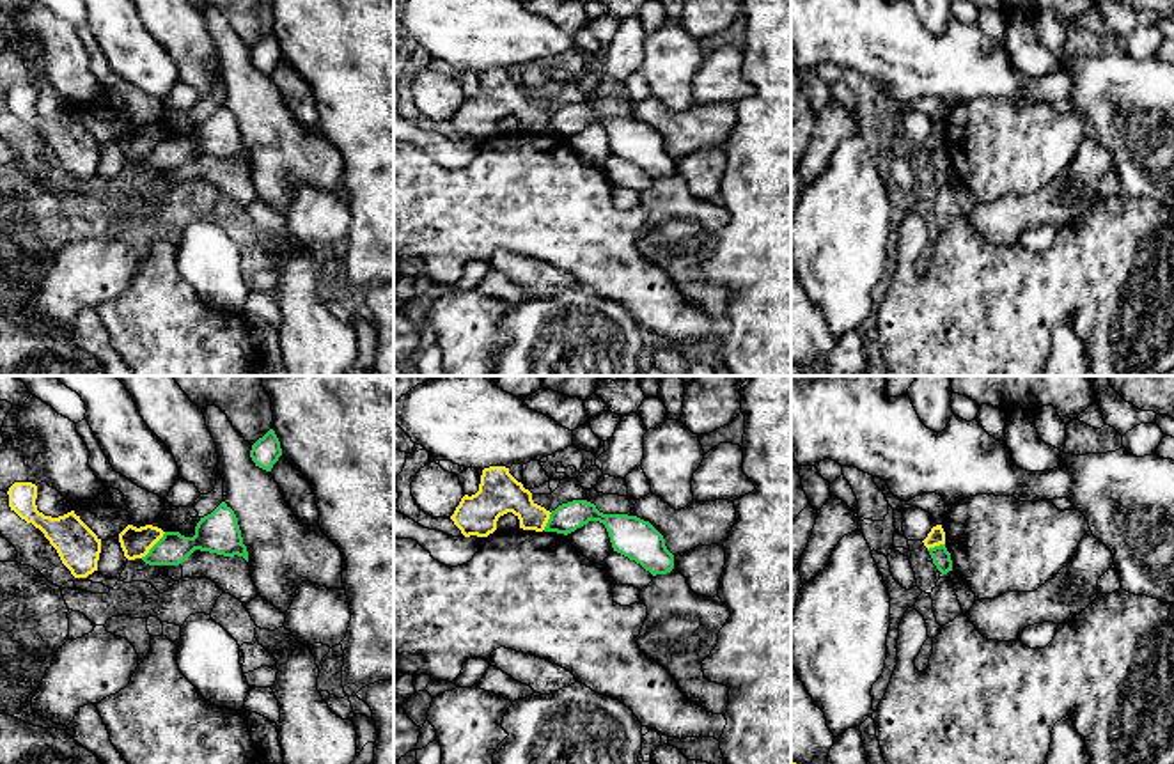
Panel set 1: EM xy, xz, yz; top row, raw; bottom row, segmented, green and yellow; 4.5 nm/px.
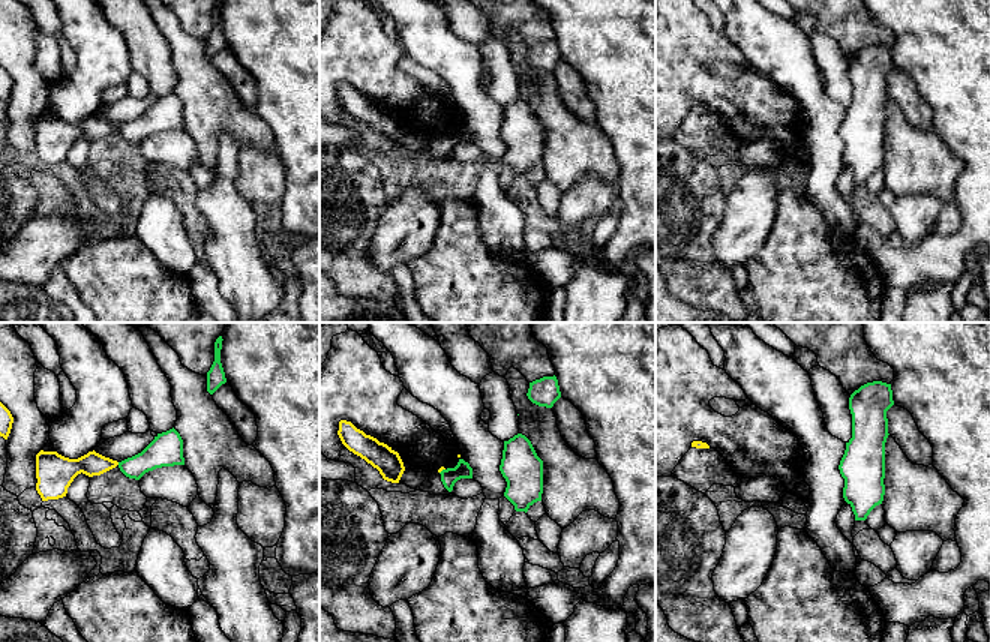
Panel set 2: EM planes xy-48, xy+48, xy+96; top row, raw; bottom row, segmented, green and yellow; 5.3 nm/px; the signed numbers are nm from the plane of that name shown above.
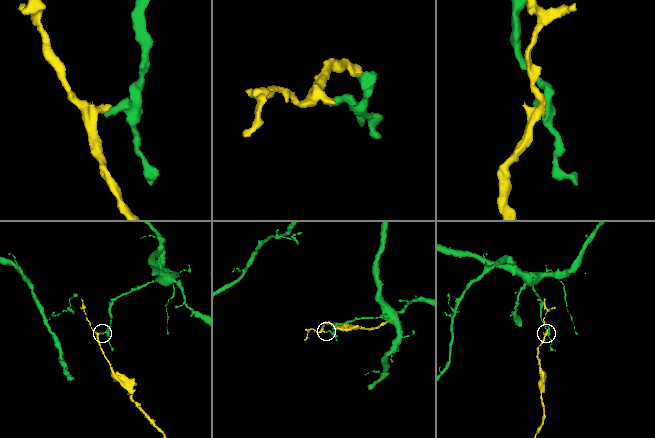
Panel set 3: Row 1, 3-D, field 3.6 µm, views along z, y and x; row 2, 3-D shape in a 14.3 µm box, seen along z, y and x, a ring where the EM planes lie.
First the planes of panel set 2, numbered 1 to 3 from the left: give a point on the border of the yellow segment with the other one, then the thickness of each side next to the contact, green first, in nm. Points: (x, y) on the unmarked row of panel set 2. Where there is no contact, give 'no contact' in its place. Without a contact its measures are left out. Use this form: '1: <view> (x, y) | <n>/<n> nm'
1: no contact
2: xy+48 (441, 135) | 90/20 nm
3: no contact

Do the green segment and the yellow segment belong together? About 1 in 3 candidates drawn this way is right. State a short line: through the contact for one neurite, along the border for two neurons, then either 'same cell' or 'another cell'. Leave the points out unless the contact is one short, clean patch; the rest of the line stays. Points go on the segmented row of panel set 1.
line xy (165, 532), (140, 557); another cell

